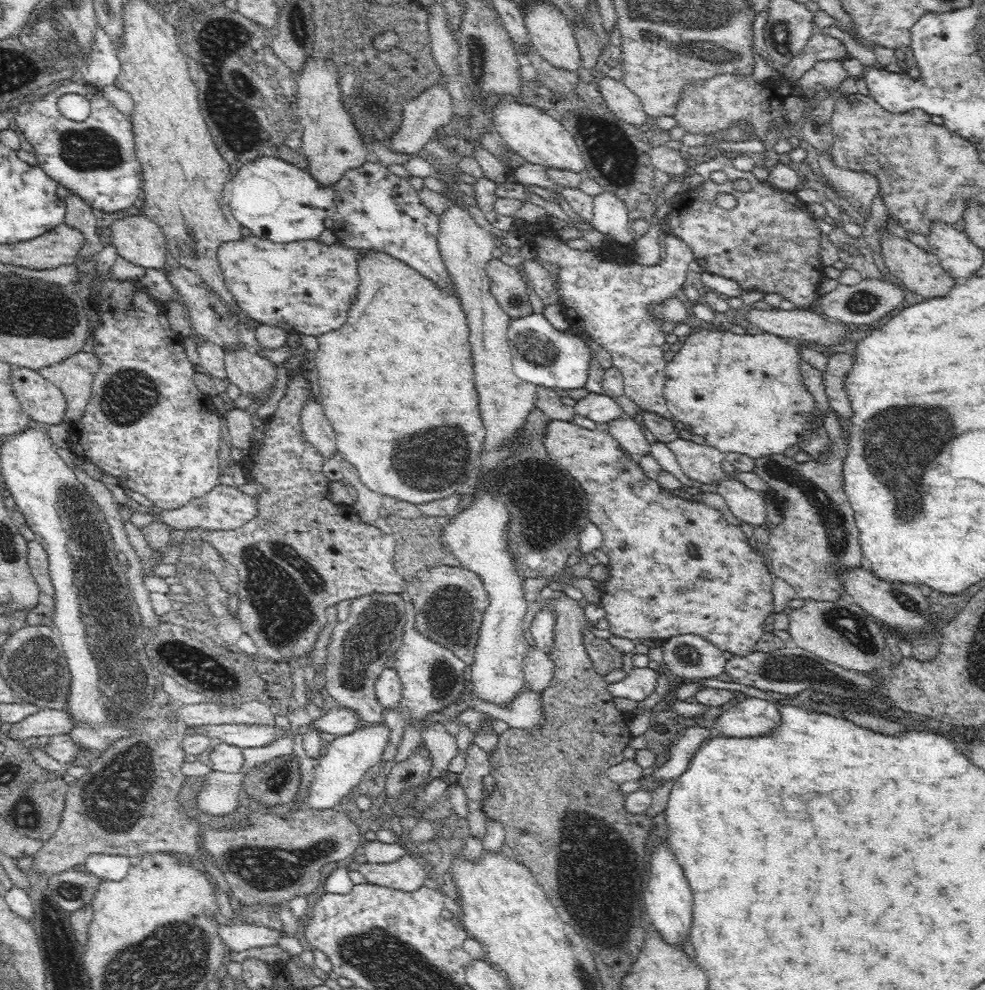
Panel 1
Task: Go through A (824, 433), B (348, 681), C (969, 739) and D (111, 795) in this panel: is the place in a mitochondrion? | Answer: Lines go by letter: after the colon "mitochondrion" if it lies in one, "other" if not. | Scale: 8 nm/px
A: other
B: other
C: other
D: mitochondrion

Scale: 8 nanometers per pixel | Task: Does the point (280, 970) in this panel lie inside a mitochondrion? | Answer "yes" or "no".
no

